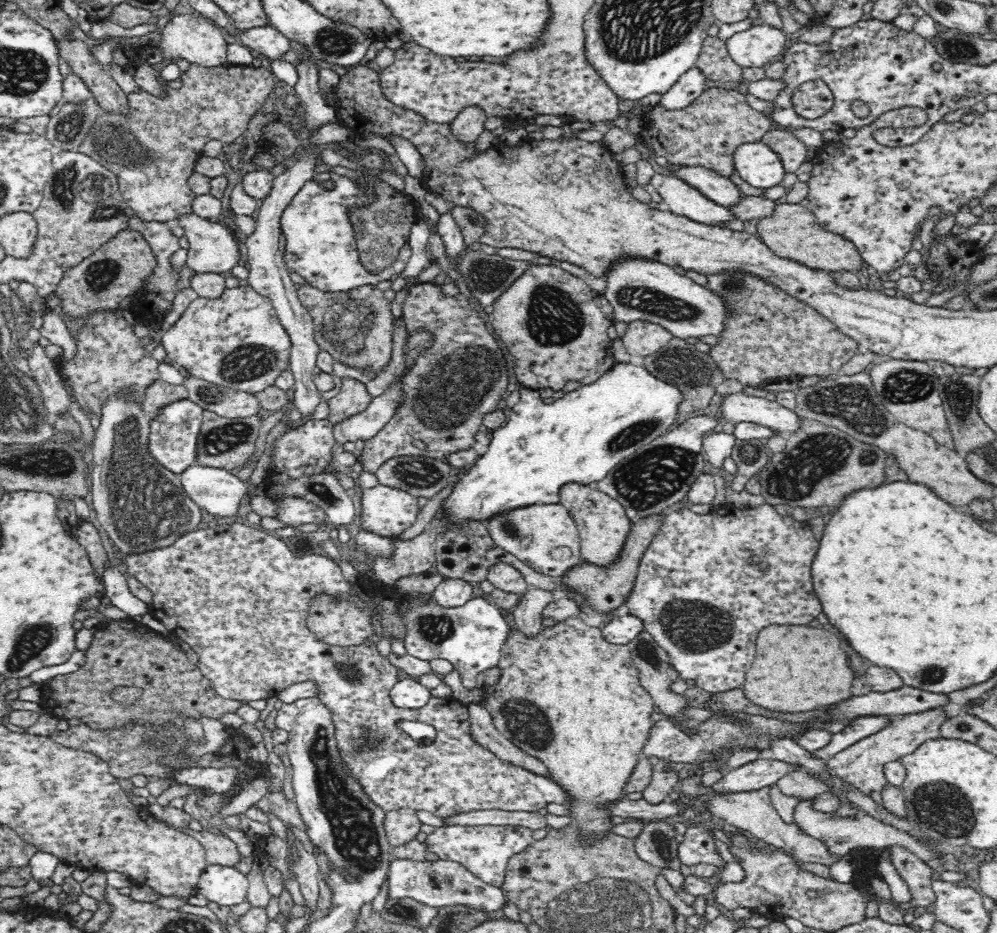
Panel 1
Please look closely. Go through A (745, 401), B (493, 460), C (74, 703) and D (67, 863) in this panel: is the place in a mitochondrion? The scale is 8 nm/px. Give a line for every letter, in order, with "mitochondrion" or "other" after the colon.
A: other
B: other
C: other
D: other

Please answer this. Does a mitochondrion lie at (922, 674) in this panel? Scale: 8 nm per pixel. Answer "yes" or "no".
yes

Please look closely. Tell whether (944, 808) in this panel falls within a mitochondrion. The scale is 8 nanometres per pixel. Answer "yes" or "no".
yes

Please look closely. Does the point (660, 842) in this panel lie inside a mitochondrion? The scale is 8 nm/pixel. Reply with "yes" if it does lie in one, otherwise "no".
yes

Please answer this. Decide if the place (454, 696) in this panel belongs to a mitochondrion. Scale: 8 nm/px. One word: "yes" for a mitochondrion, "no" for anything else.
no

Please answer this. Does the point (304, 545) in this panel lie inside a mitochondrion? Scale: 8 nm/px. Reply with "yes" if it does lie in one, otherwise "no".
no

